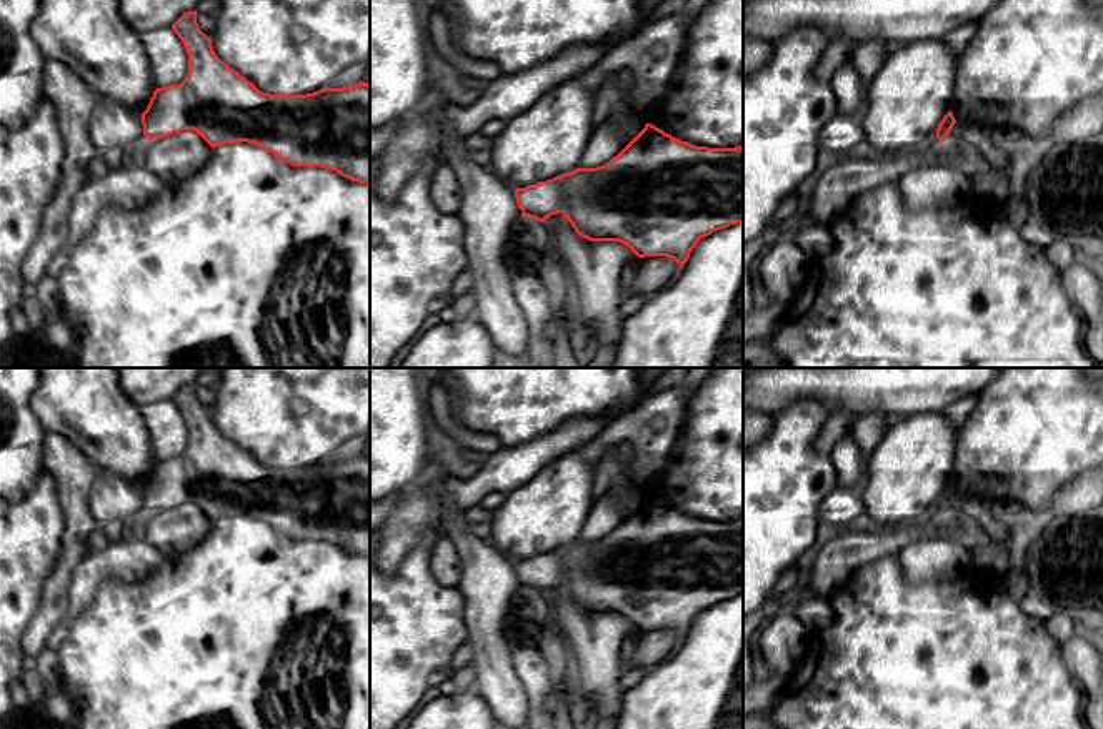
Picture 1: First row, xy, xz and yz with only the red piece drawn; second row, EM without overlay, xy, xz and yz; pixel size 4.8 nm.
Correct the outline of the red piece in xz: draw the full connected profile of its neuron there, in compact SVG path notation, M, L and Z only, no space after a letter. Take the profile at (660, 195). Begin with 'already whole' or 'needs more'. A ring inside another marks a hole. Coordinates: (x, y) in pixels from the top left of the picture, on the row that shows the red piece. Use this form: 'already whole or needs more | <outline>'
already whole | M646 123L608 163L517 188L515 198L522 216L542 223L563 213L590 241L620 241L638 258L666 256L683 266L701 238L743 223L743 145L696 146Z

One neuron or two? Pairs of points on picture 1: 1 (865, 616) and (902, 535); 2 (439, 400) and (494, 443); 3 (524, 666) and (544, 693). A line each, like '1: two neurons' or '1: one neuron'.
1: two neurons
2: one neuron
3: one neuron

